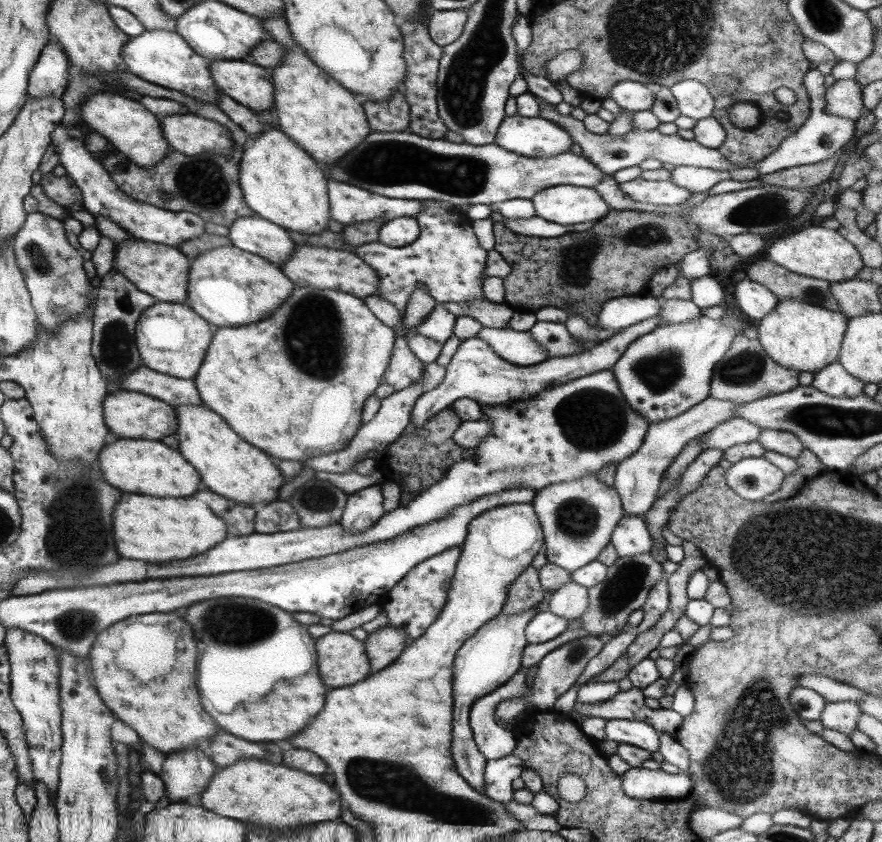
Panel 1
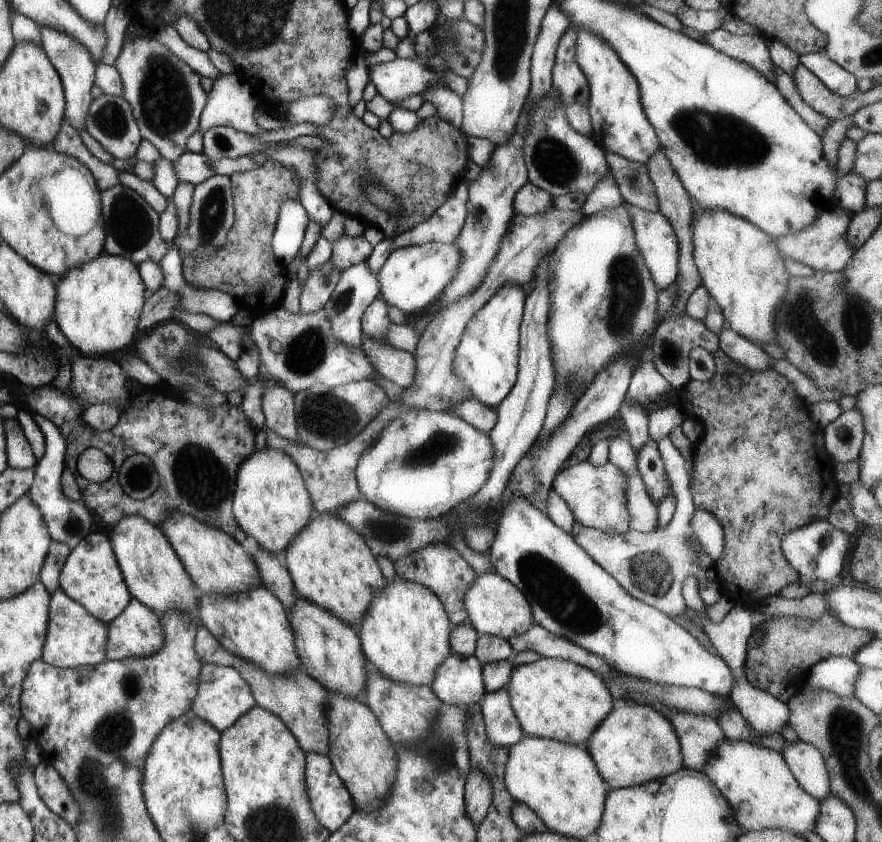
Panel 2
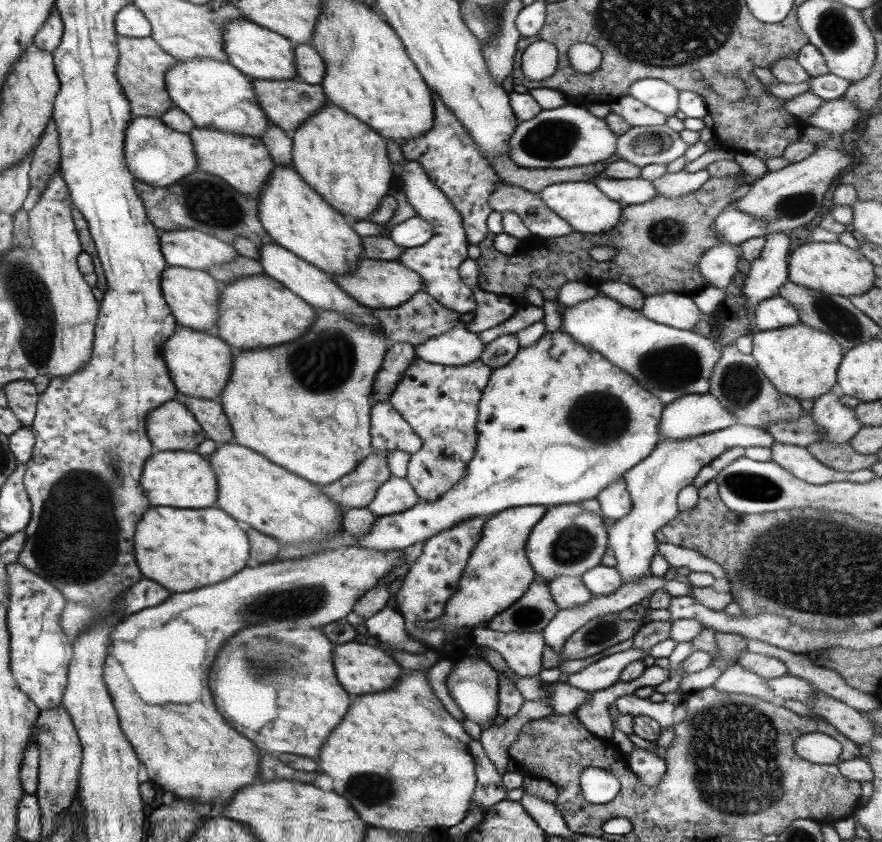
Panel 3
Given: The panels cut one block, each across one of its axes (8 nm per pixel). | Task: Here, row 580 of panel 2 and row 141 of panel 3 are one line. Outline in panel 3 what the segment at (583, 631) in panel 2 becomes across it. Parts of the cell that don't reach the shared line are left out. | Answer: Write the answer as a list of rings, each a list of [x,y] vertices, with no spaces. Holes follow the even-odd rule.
[[[566,104],[553,110],[542,110],[537,116],[525,122],[519,122],[507,143],[507,156],[519,168],[570,168],[603,162],[615,155],[617,136],[600,118],[594,117],[579,104]]]

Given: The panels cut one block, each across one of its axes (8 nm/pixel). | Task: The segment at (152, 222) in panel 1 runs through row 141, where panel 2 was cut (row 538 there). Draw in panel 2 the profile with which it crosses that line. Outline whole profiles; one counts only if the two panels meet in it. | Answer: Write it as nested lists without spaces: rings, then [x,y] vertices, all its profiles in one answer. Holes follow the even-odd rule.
[[[39,414],[32,415],[32,420],[43,434],[44,454],[34,466],[31,487],[27,490],[26,496],[39,510],[41,519],[48,529],[49,537],[73,550],[90,534],[91,514],[85,511],[85,507],[81,503],[64,498],[60,482],[65,467],[66,441],[62,431],[55,423]]]

